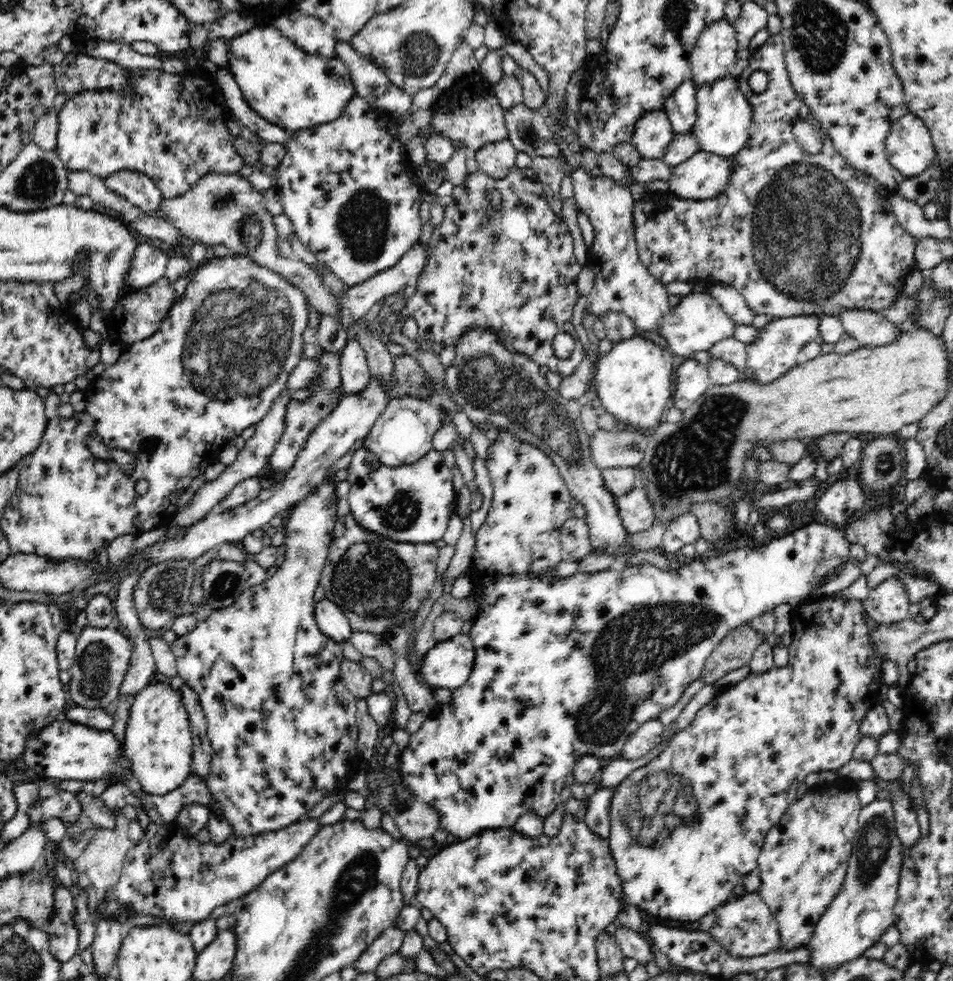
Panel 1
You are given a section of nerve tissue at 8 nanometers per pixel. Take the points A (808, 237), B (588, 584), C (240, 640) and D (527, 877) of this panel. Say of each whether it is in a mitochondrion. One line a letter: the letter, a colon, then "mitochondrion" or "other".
A: mitochondrion
B: other
C: other
D: other

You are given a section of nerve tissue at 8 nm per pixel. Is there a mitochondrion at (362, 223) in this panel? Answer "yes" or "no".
yes

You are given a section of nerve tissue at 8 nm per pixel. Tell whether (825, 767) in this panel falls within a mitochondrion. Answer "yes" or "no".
no

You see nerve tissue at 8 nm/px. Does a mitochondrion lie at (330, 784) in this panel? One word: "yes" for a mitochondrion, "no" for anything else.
no

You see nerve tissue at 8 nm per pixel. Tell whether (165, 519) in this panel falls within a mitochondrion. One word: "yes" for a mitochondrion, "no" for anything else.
no

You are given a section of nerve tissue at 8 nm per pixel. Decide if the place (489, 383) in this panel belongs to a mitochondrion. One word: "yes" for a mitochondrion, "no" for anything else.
yes

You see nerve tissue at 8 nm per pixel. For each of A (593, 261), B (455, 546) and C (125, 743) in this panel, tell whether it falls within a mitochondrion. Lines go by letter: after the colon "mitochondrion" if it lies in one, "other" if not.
A: other
B: other
C: other

